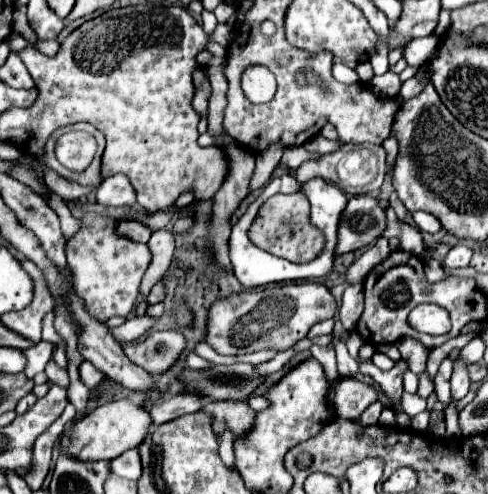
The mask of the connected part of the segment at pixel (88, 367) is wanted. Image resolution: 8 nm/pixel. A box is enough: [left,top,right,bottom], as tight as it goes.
[79,361,104,389]

